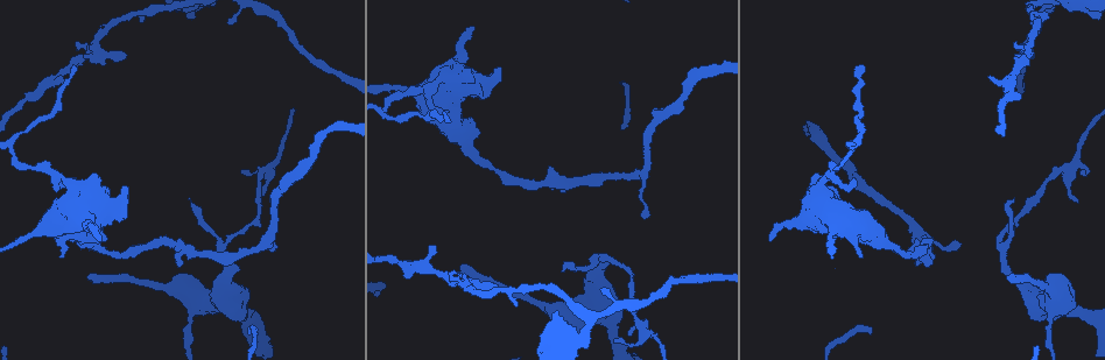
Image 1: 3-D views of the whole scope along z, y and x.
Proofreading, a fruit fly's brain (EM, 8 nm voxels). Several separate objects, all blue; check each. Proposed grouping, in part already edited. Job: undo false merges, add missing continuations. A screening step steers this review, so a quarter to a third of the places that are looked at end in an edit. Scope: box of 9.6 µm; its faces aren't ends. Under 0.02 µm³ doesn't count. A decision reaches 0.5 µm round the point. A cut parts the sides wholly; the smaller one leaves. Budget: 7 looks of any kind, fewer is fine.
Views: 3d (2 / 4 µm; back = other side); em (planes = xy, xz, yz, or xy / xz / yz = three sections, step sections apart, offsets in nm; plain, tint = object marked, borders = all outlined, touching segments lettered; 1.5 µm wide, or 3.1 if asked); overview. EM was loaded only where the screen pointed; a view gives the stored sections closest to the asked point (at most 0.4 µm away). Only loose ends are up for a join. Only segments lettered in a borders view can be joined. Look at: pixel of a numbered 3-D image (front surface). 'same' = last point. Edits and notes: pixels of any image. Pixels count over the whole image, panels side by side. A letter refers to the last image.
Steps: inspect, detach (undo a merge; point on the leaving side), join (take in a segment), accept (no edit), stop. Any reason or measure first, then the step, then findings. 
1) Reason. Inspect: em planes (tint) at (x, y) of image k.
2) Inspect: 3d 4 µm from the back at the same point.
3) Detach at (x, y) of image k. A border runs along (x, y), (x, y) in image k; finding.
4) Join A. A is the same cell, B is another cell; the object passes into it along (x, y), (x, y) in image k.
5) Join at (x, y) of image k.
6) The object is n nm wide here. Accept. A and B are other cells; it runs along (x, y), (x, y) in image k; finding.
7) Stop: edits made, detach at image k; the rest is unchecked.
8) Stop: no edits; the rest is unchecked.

Thick turns thin. Inspect: em planes (tint) at (884, 245) of image 1.

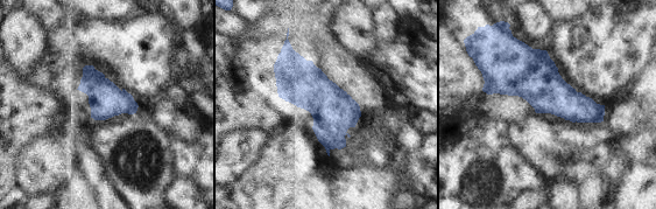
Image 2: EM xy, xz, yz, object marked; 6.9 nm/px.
What lies round it. Inspect: em planes (borders) at the same point.

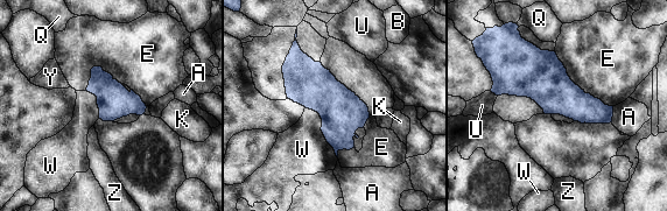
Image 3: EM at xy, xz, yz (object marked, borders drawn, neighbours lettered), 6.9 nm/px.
Accept. A, B, E, K, Q, U, W, Y and Z are other cells; a border runs along (306, 107), (318, 114), (337, 157) in image 3; continuous, no second cell.

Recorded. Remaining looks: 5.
Thin end. Inspect: em planes (borders) at (959, 245) of image 1.

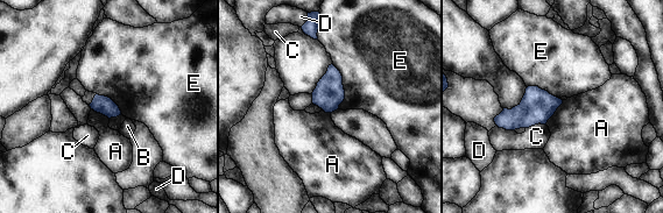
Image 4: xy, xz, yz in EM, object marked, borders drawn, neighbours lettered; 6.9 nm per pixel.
The object is 130 nm wide here; the longest contact is with E, 320 nm. Accept. A, B, C, D and E are other cells; no lettered segment goes on from it.

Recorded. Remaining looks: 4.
Free end. Inspect: em planes (borders) at (629, 336) of image 1.

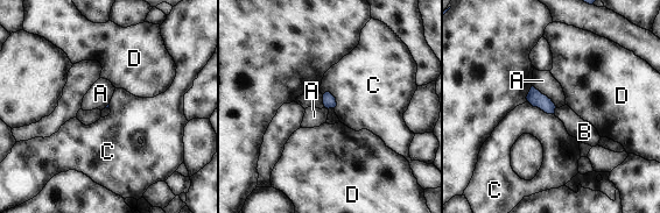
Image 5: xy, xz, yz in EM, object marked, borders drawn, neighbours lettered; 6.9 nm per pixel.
Accept. A, B, C and D are other cells; a border runs along (556, 107), (554, 113) in image 5; no lettered segment goes on from it.

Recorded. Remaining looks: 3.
Stop: no edits; the rest is unchecked.

